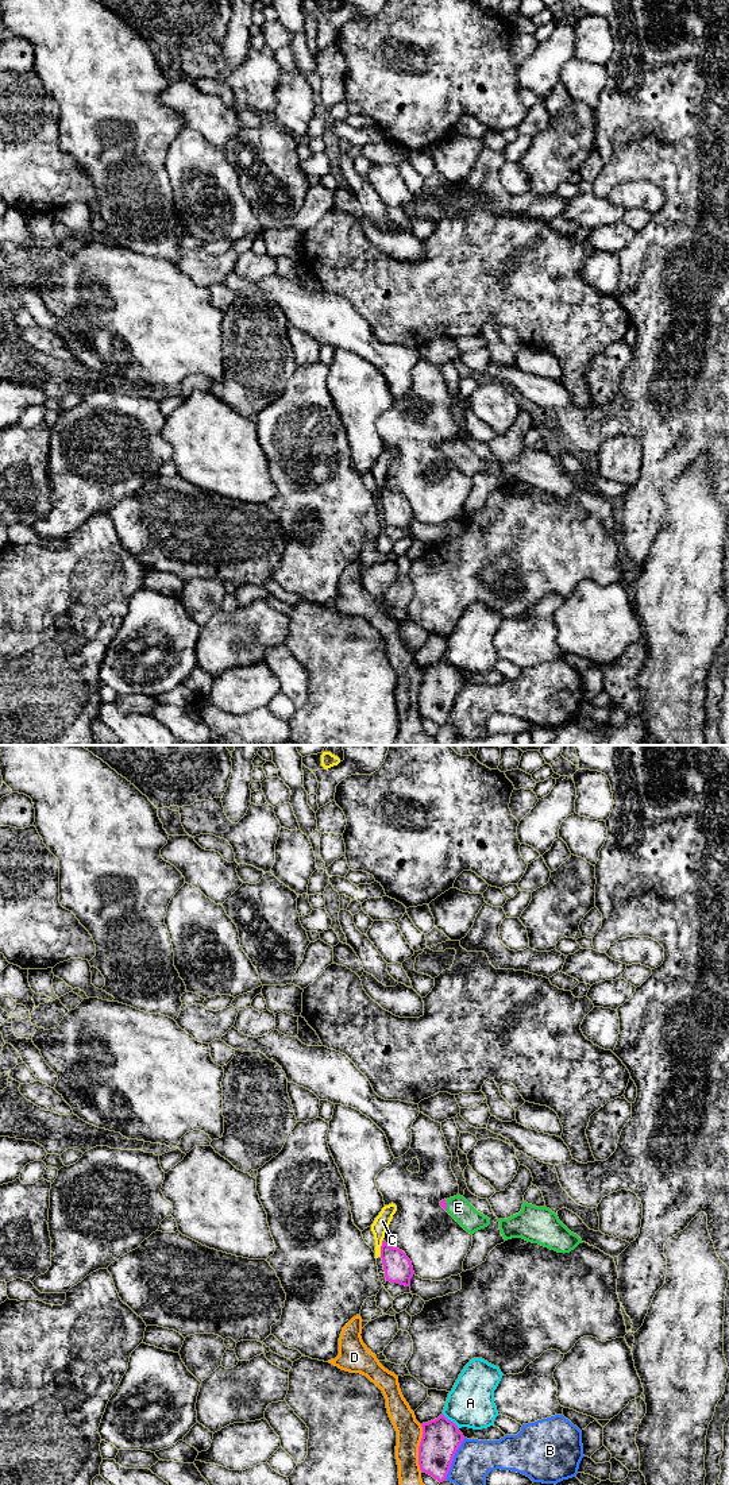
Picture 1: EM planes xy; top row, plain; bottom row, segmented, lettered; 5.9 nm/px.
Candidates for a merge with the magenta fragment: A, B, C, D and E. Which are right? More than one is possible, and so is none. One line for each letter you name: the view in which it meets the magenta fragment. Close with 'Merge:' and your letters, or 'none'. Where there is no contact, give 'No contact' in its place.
E: Touches magenta in xy
Merge: E

